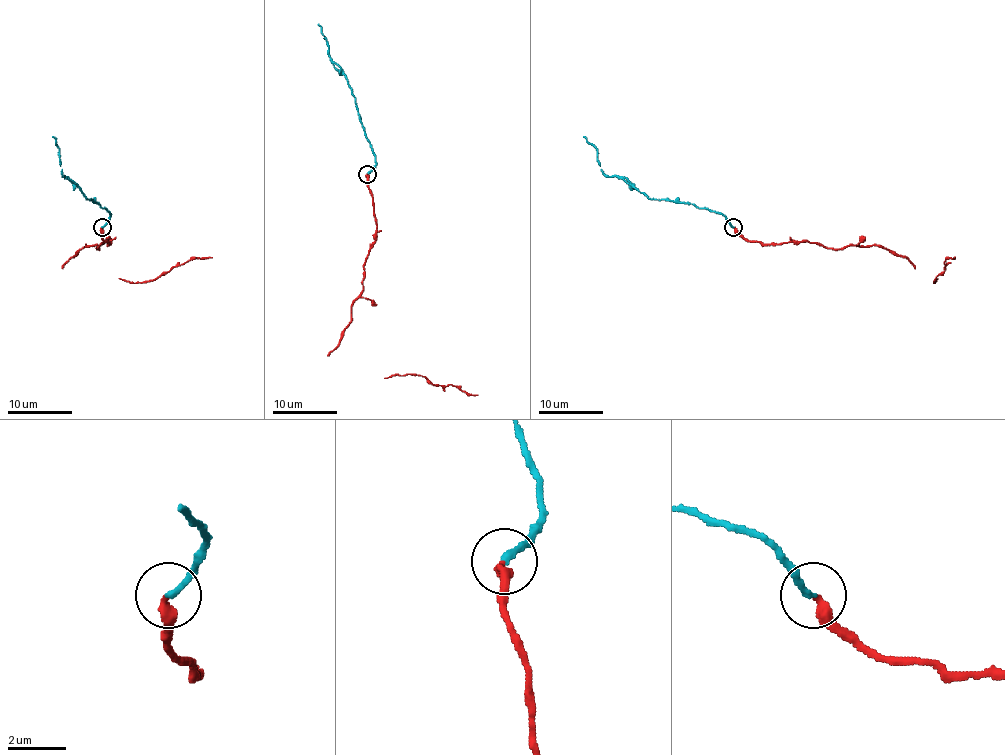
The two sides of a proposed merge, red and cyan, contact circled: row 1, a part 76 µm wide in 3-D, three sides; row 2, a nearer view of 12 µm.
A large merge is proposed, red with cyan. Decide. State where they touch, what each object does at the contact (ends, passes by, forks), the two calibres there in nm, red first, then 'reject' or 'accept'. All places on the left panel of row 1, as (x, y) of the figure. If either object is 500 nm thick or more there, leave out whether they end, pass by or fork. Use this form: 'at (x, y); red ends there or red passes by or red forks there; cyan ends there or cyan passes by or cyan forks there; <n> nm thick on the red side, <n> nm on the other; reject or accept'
at (102, 227); red ends there; cyan ends there; 320 nm thick on the red side, 220 nm on the other; accept

